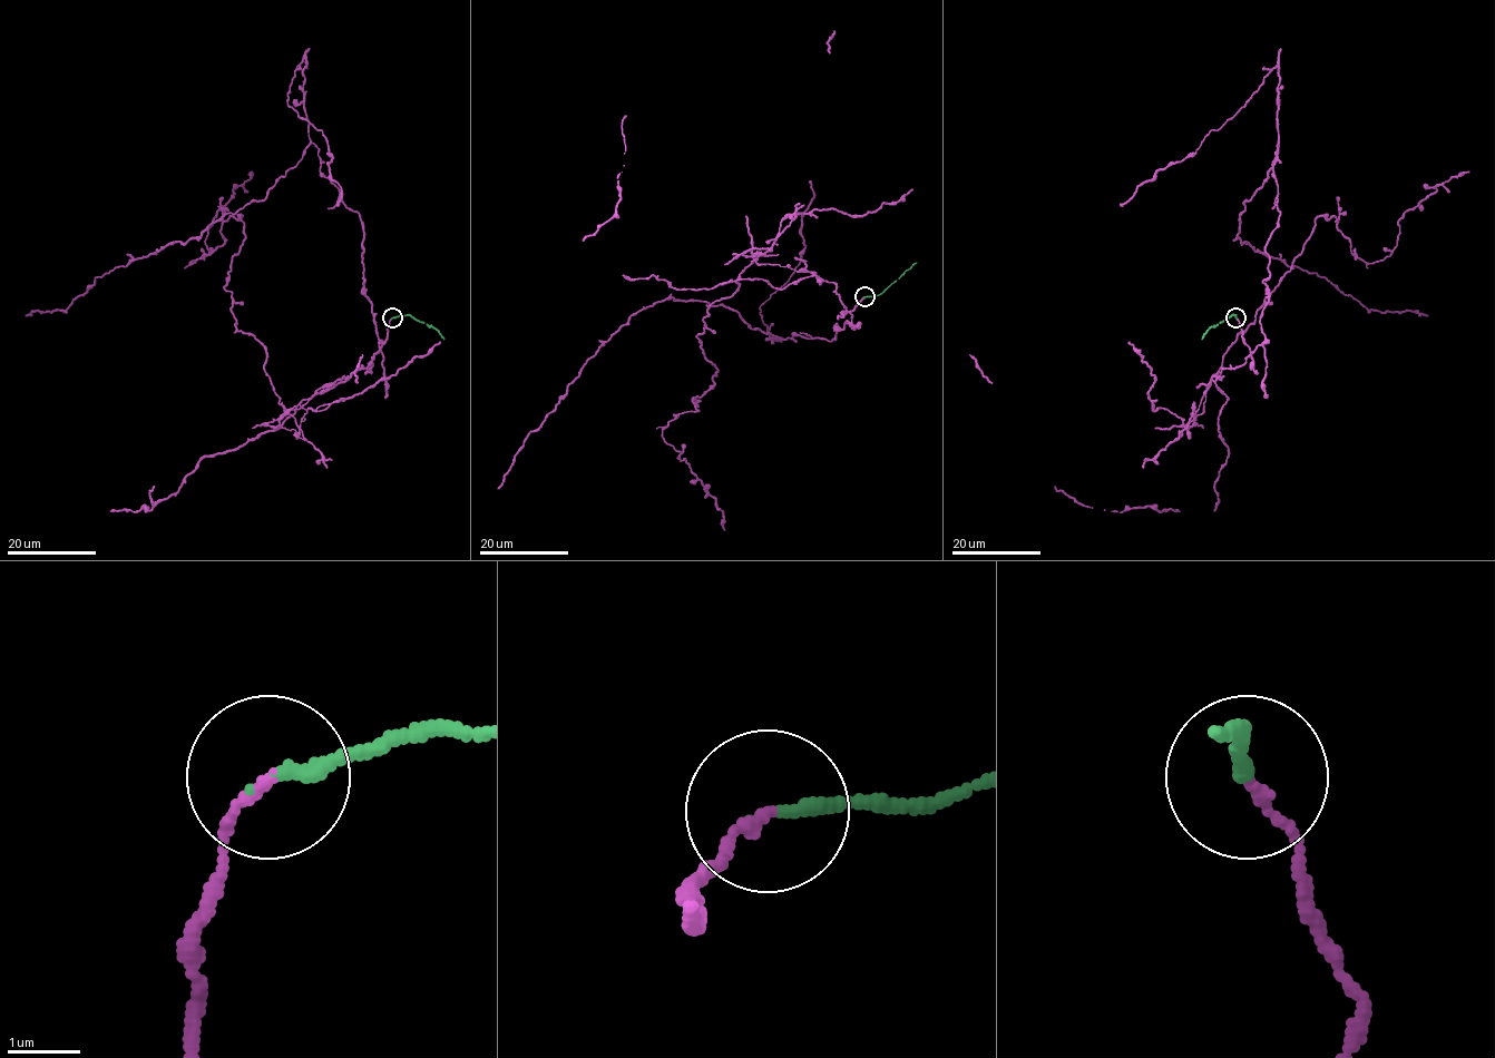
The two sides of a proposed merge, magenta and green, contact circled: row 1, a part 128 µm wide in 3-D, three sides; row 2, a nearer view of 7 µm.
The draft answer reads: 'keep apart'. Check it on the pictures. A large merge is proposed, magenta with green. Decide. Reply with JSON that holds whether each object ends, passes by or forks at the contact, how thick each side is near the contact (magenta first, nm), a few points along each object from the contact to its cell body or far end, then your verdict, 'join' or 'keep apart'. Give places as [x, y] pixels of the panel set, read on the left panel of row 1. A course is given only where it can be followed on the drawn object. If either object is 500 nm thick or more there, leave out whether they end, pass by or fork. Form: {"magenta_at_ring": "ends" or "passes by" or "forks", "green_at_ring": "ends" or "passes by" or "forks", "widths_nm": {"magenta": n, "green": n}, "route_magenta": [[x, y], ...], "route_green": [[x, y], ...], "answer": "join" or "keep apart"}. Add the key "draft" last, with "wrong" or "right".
{"magenta_at_ring": "ends", "green_at_ring": "ends", "widths_nm": {"magenta": 150, "green": 180}, "route_magenta": [[391, 319], [378, 351], [361, 216], [321, 172], [312, 143], [264, 199], [98, 276], [66, 311], [26, 316]], "route_green": [[391, 319], [410, 315], [432, 326], [443, 340]], "answer": "keep apart", "draft": "right"}

